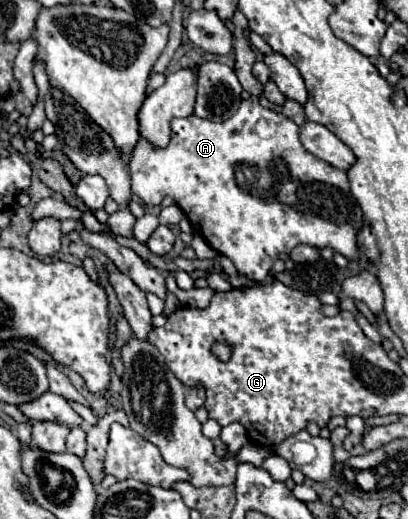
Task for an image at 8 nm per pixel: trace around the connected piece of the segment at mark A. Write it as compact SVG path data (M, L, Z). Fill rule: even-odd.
M257 96L243 100L239 110L225 122L203 120L195 114L175 118L171 122L169 146L155 150L141 138L133 150L129 168L133 194L149 206L161 204L165 196L171 196L193 222L195 232L199 232L219 254L229 256L237 272L251 280L263 282L273 268L273 260L299 244L333 248L347 260L359 258L357 232L363 226L363 212L349 190L347 174L311 158L301 146L299 126L283 114L263 108Z

